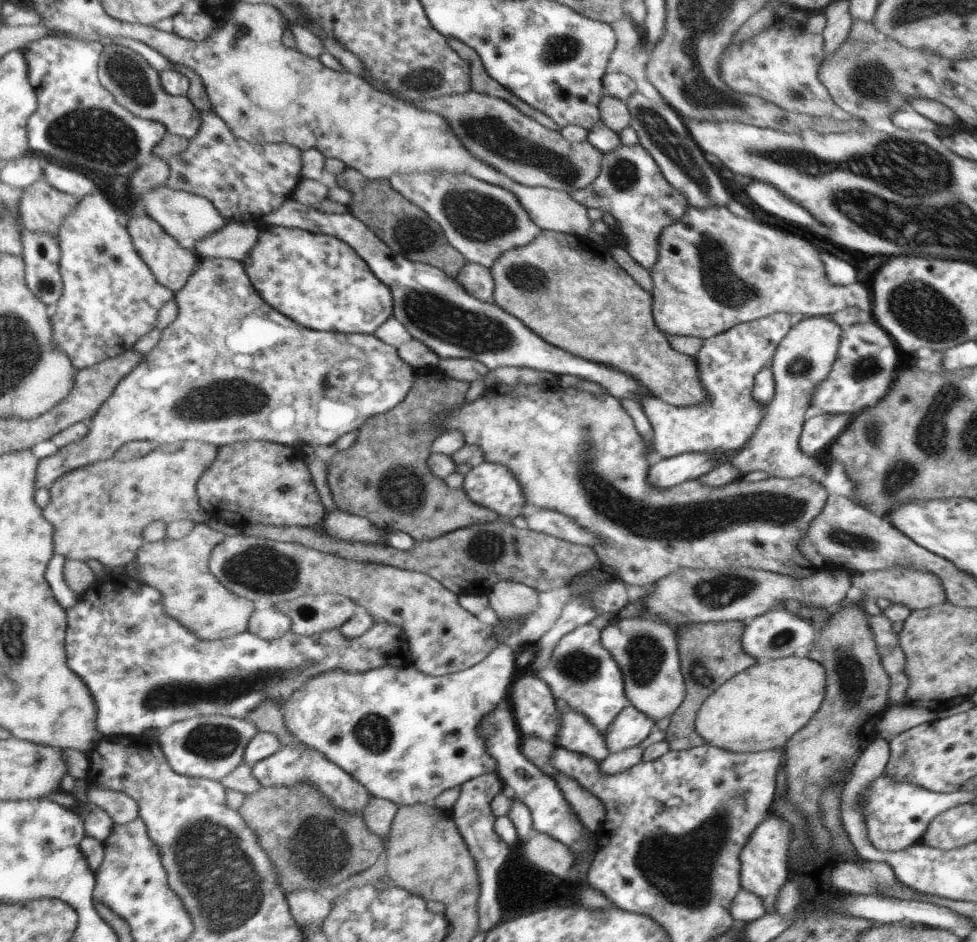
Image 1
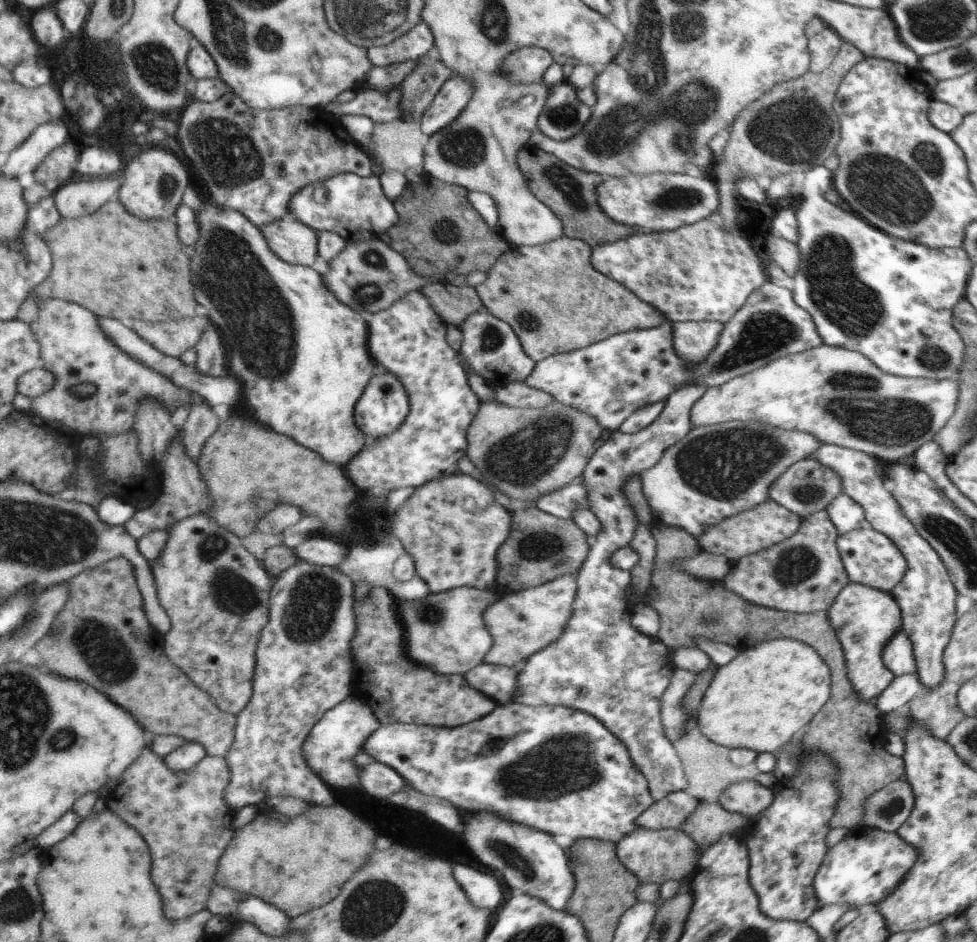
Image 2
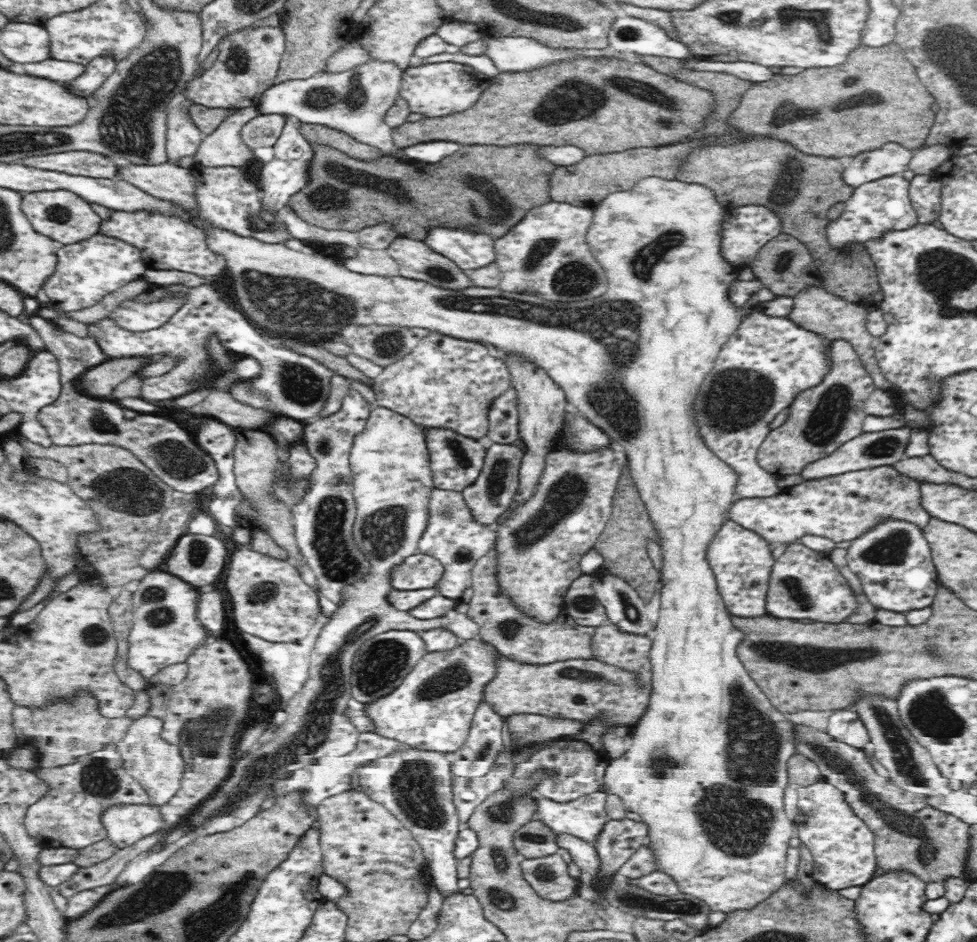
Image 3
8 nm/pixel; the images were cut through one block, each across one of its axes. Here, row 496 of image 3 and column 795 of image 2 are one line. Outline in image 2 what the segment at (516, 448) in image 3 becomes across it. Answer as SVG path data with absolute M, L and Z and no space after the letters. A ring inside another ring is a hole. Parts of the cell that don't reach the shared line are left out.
M810 457L794 463L788 471L783 472L769 488L769 498L797 513L804 520L808 515L826 510L833 500L844 493L844 484L839 474L830 467L819 463L818 459Z

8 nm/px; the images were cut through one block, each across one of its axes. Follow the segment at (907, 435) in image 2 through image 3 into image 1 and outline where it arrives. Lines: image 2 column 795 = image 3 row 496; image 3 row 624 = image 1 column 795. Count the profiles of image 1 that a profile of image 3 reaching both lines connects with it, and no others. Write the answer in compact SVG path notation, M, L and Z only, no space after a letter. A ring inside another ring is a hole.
M818 316L804 317L781 340L773 358L768 361L776 380L776 394L765 410L764 422L729 462L742 474L742 481L753 483L768 477L811 477L826 486L824 482L830 478L830 470L826 464L819 464L814 456L802 454L799 436L805 424L804 414L812 403L817 388L828 379L843 337L841 326L832 319Z

